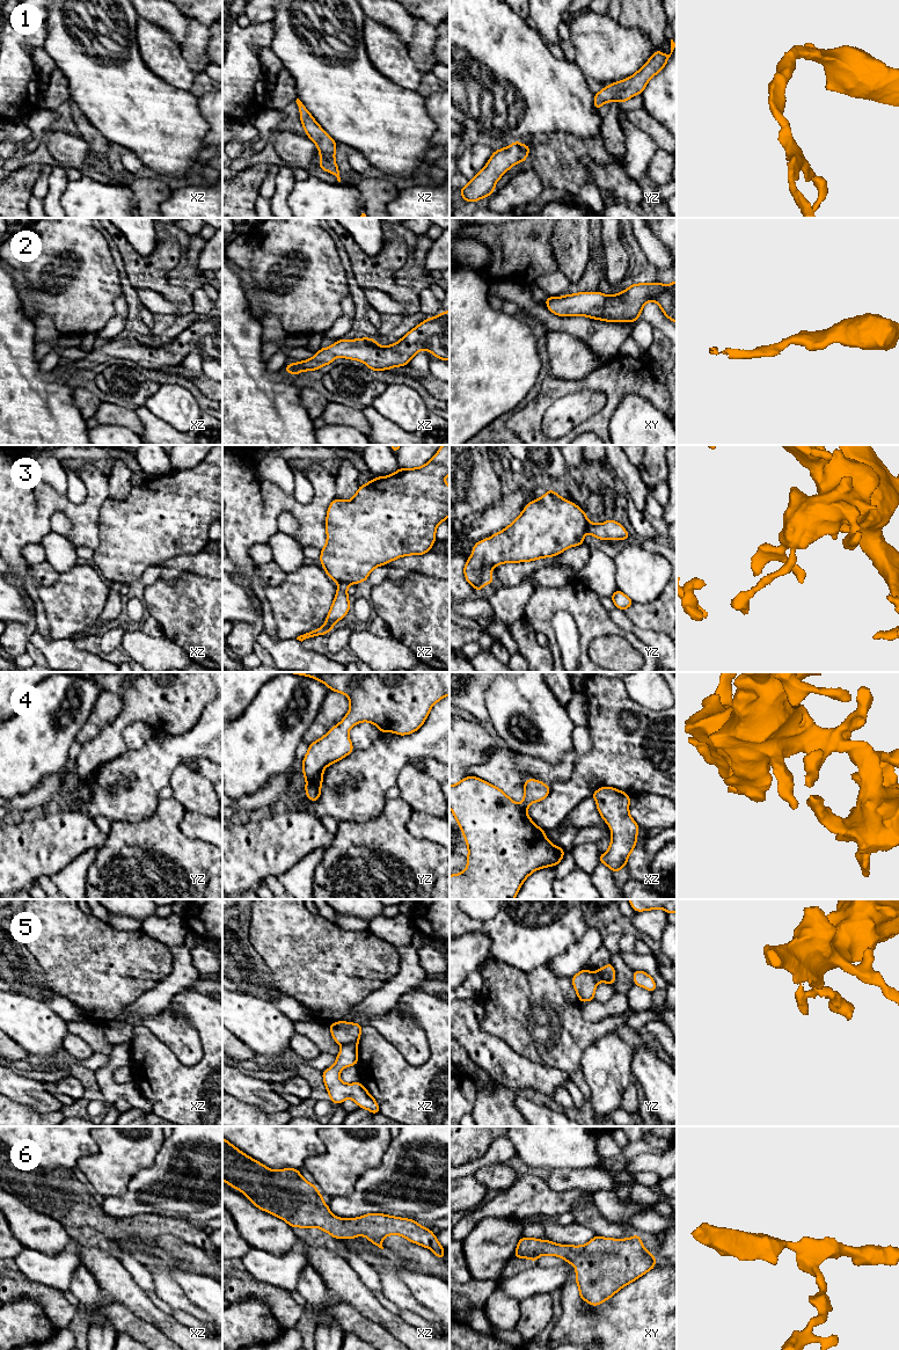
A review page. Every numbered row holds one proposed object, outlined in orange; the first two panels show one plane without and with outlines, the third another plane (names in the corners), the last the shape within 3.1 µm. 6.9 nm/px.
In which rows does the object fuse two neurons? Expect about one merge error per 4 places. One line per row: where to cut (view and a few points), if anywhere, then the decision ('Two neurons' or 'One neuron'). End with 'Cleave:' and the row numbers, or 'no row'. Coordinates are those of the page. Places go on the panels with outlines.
1: No split. One neuron
2: No split. One neuron
3: Split along yz (589, 520), (585, 531). Two neurons
4: No split. One neuron
5: Split along xz (356, 1043), (342, 1045). Two neurons
6: No split. One neuron
Cleave: 3, 5

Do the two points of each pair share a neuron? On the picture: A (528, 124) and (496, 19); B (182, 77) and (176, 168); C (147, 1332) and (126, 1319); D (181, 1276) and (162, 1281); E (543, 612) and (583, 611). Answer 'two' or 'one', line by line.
A: one
B: two
C: one
D: two
E: one

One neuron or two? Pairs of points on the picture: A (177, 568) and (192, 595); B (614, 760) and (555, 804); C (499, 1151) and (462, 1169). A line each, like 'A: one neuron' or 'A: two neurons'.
A: two neurons
B: one neuron
C: one neuron

